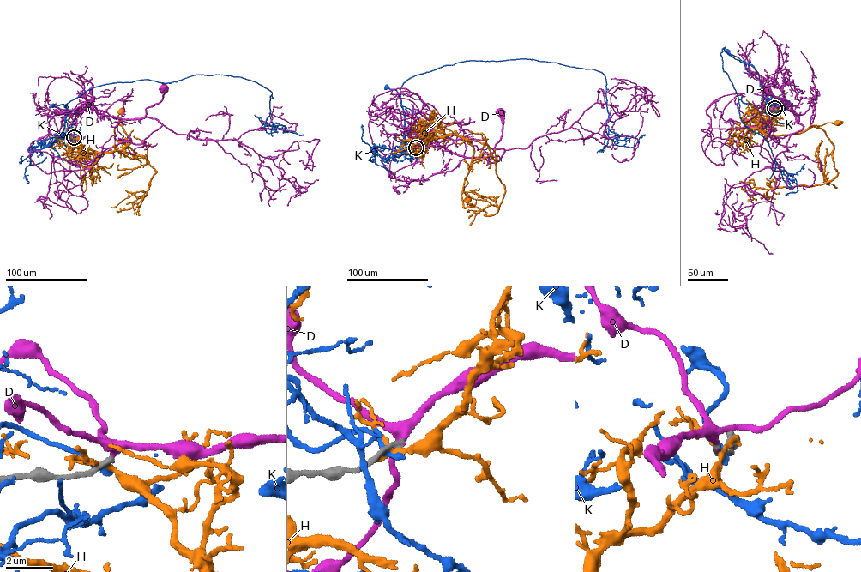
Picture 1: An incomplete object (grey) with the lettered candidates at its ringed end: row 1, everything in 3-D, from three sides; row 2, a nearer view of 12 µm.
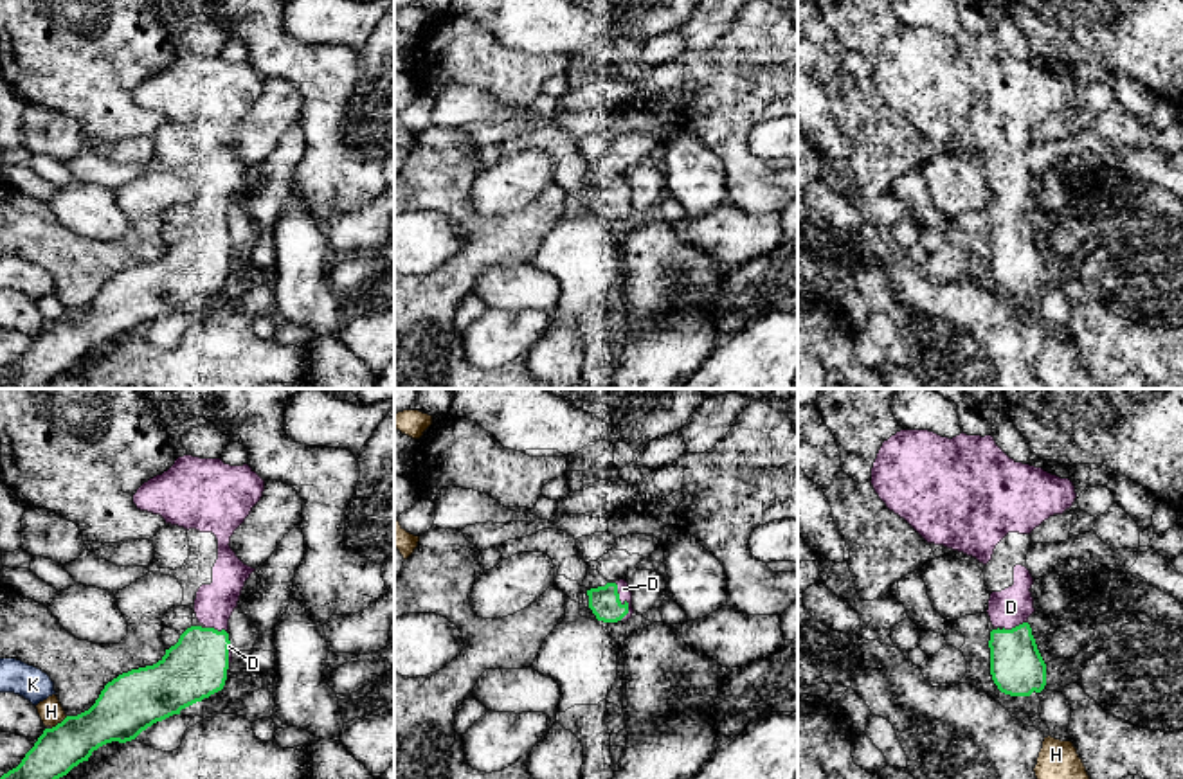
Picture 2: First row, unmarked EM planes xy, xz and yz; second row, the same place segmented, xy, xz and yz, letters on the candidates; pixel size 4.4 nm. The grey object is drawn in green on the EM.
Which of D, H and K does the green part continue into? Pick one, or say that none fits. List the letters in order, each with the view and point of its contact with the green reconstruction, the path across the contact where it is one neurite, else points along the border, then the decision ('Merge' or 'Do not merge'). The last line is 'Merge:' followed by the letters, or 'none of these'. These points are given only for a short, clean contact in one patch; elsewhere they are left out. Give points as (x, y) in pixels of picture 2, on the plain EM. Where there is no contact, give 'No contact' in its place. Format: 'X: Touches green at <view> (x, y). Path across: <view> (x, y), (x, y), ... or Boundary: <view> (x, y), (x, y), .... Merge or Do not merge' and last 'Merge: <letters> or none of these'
D: Touches green at xz (625, 198). Merge
H: Touches green at xy (58, 321). Do not merge
K: No contact. Do not merge
Merge: D

